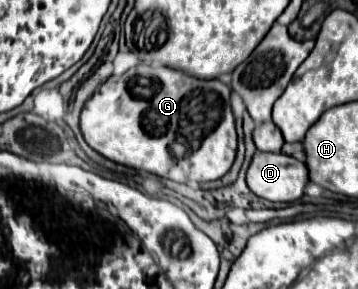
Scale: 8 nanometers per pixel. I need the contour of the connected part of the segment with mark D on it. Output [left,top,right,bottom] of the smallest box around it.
[246,151,306,201]

